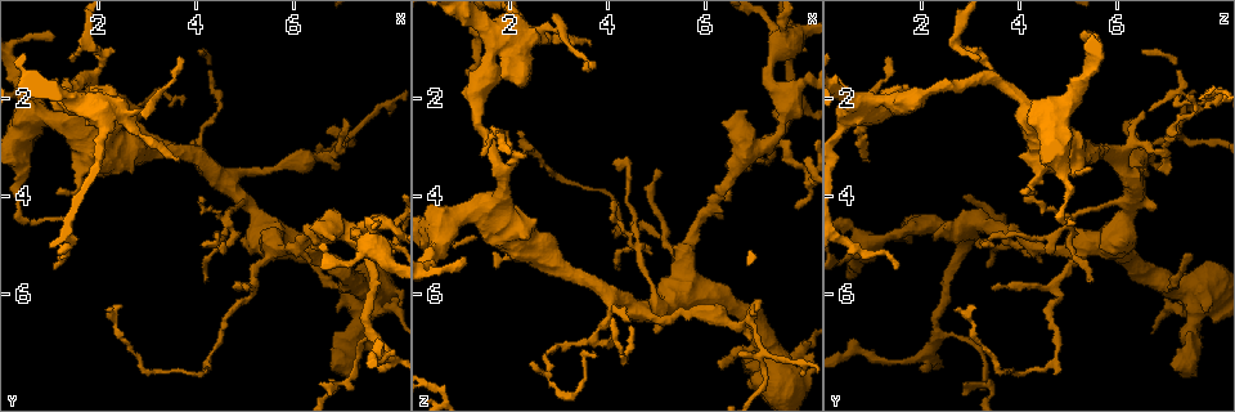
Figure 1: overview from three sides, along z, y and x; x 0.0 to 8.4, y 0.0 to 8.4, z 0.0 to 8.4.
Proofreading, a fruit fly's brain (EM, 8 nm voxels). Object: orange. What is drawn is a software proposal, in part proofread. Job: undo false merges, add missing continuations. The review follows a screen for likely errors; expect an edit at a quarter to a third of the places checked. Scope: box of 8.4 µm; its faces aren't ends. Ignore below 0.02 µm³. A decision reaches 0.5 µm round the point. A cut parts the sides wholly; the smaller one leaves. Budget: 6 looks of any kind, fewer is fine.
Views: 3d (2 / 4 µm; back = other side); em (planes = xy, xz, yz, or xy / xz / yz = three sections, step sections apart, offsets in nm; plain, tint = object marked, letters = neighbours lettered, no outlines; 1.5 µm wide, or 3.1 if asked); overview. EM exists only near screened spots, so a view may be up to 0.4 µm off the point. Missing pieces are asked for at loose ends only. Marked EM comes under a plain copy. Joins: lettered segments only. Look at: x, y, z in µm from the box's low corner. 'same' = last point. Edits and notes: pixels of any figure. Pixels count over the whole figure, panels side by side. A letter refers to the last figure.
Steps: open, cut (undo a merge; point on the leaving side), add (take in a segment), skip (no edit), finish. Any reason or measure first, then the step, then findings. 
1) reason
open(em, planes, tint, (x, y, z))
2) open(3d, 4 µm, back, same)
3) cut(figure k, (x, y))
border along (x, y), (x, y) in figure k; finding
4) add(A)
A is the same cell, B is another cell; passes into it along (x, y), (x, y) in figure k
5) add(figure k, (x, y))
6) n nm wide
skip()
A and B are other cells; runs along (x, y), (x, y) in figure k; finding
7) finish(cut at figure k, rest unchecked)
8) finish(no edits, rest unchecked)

branch stops here
open(em, planes, letters, (3.65, 3.30, 0.90))

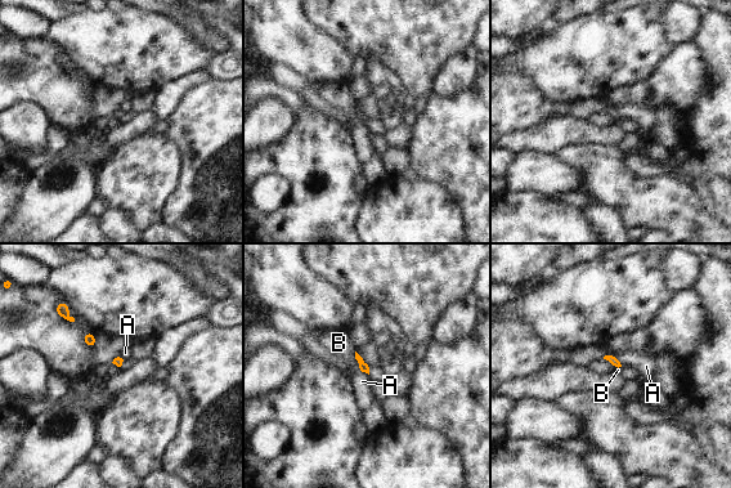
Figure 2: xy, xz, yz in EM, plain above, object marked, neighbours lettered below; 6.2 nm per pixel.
skip()
A and B are other cells; border along (354, 352), (354, 358), (360, 370) in figure 2; no lettered segment goes on from it

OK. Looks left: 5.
open(em, yz, step 8, letters, (5.40, 4.70, 6.00))

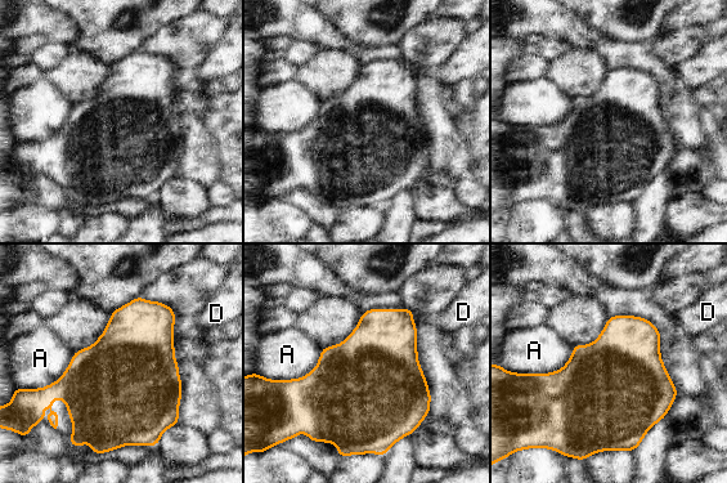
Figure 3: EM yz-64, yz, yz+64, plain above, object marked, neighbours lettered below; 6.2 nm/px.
skip()
A and D are other cells; border along (573, 347), (562, 367), (525, 374) in figure 3; all the same neuron

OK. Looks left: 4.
free end
open(3d, 2 µm, (1.15, 0.75, 5.30))

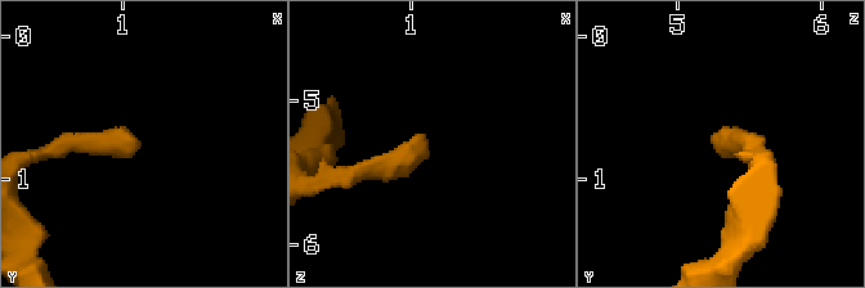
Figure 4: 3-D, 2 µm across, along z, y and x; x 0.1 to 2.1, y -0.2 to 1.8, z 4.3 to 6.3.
now the EM
open(em, yz, step 4, letters, (1.08, 0.80, 5.24))

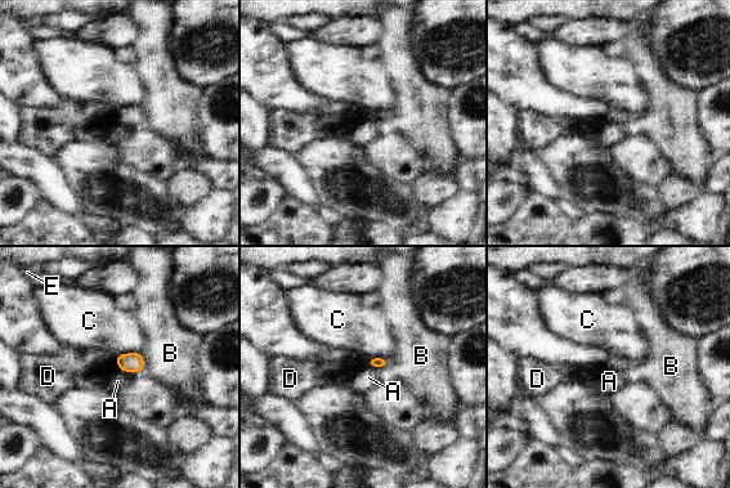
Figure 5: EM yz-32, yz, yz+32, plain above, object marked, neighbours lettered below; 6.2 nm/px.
open(em, planes, letters, same)

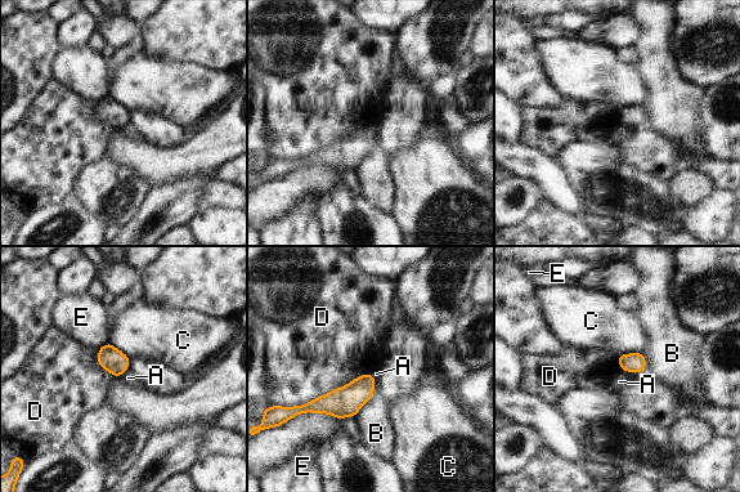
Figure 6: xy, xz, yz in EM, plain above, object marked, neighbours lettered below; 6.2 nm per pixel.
skip()
A, B, C, D and E are other cells; no lettered segment goes on from it

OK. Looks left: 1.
finish(no edits, rest unchecked)

